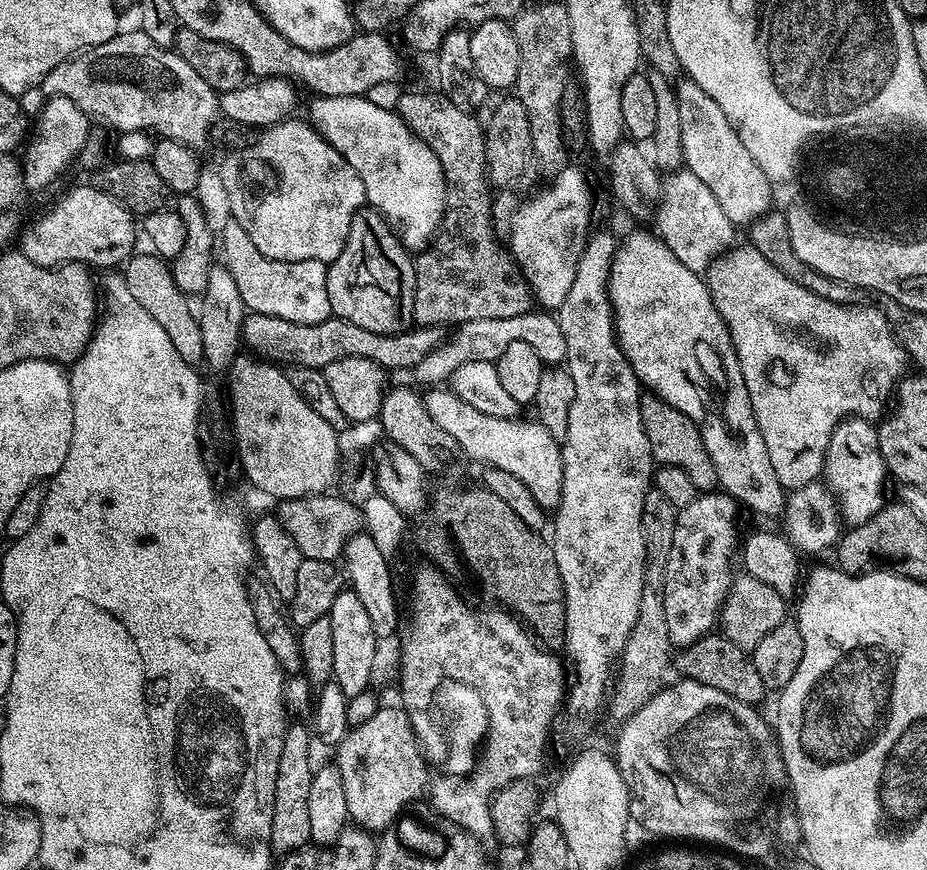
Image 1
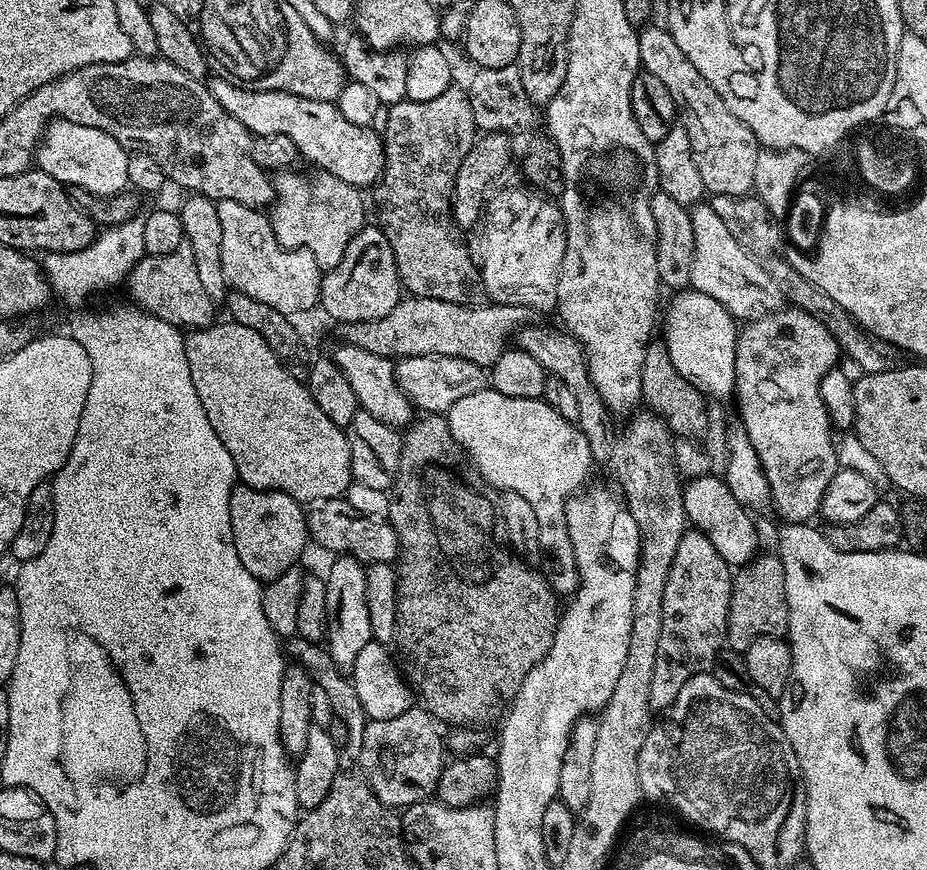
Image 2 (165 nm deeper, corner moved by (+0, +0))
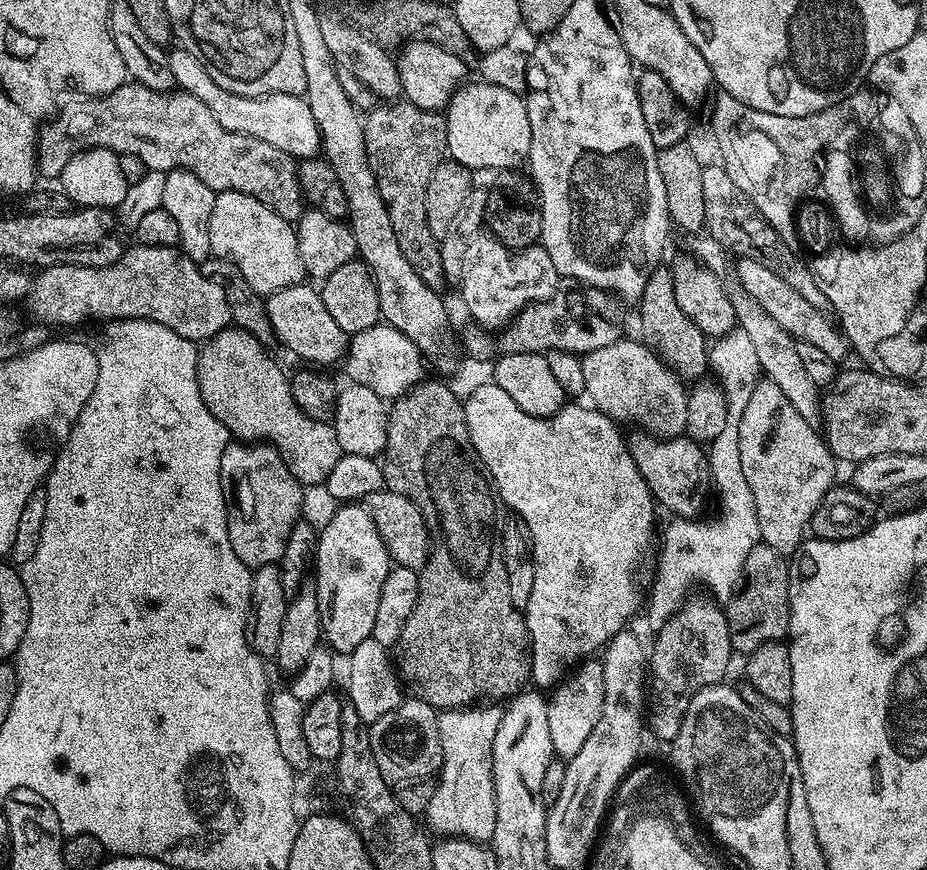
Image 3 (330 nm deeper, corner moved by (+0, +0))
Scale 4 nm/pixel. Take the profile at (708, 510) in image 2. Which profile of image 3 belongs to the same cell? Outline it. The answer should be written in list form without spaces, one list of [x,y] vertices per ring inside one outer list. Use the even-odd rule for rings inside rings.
[[[640,434],[636,441],[630,444],[632,457],[652,492],[655,503],[669,508],[677,517],[689,515],[688,503],[696,496],[696,484],[709,479],[709,457],[705,449],[696,441],[688,439],[687,435],[673,436],[663,442],[647,434]]]

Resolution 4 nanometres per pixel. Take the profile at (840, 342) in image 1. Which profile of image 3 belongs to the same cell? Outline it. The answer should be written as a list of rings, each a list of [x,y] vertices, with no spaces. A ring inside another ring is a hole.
[[[767,378],[756,383],[752,397],[746,402],[741,426],[738,427],[738,448],[741,450],[742,473],[746,474],[747,485],[754,494],[761,541],[781,552],[785,558],[791,557],[809,531],[814,510],[818,510],[822,498],[834,487],[835,480],[832,479],[836,476],[838,461],[823,435],[807,424],[806,419],[790,404],[790,399],[782,394],[774,381]]]

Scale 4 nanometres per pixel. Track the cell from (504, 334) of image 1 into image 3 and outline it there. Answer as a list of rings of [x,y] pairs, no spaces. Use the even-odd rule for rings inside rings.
[[[621,338],[610,342],[610,346],[602,346],[602,350],[583,353],[584,390],[587,399],[592,399],[591,407],[615,420],[617,425],[637,424],[640,430],[655,438],[685,435],[688,405],[685,381],[675,374],[668,374],[663,380],[656,372],[665,371],[664,363],[647,344],[636,340]]]

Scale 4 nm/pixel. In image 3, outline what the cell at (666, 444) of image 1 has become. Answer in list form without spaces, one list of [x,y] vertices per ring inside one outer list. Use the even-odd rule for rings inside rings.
[[[661,266],[652,272],[640,295],[638,307],[641,332],[639,335],[643,343],[664,363],[665,369],[671,370],[685,382],[696,382],[709,375],[709,341],[704,332],[698,330],[698,326],[694,326],[694,322],[690,322],[686,314],[682,314],[682,306],[678,306],[674,298],[674,282],[667,267]]]

